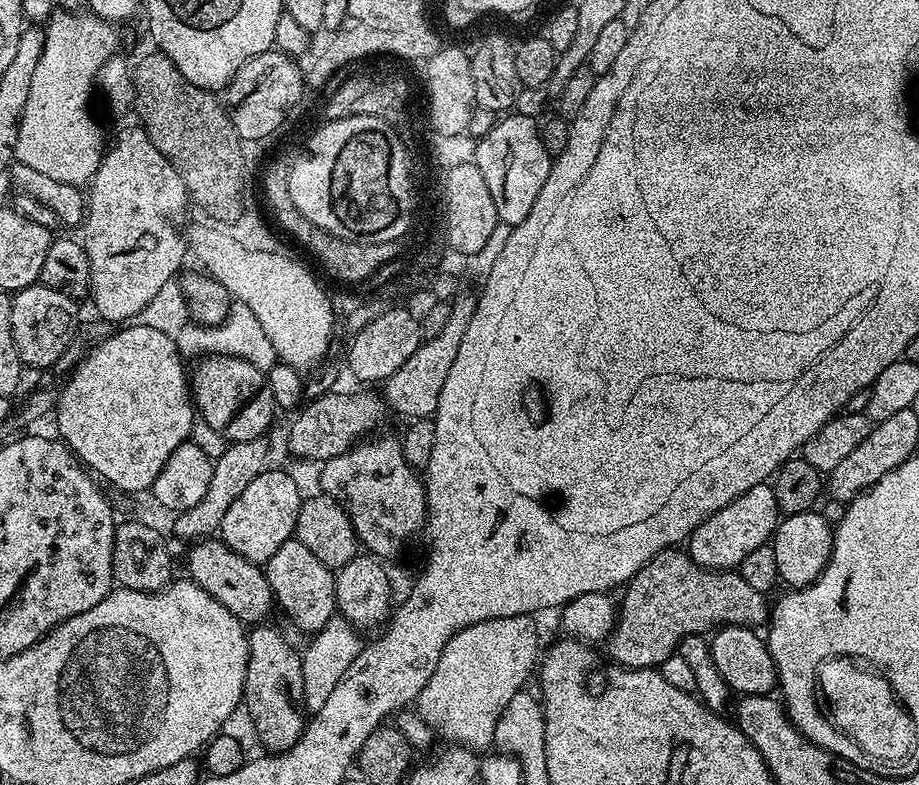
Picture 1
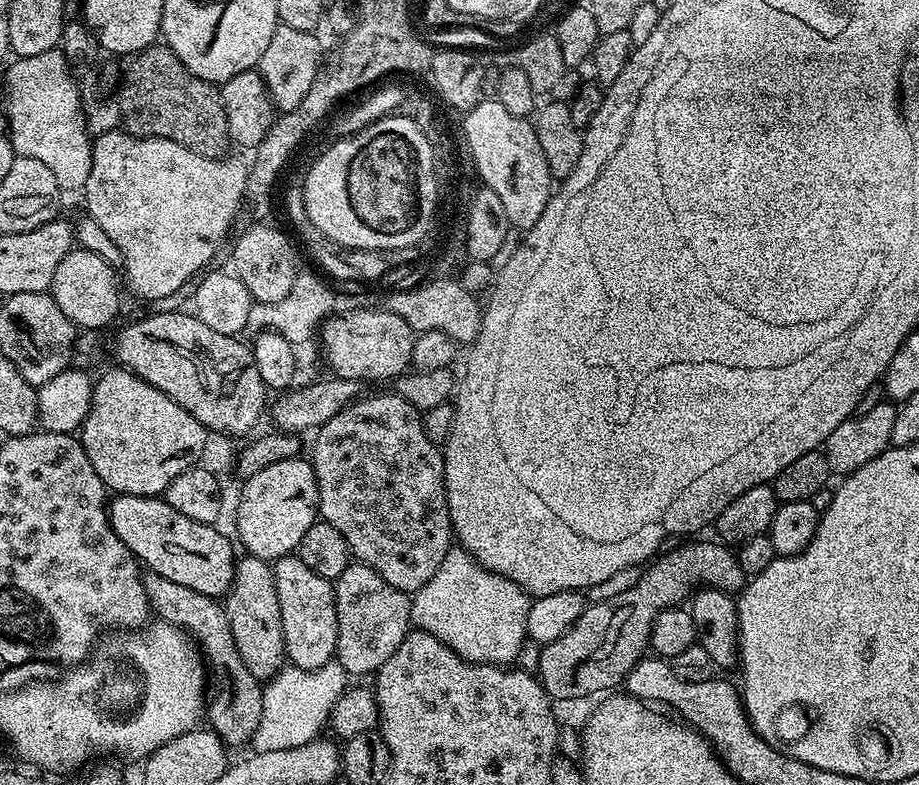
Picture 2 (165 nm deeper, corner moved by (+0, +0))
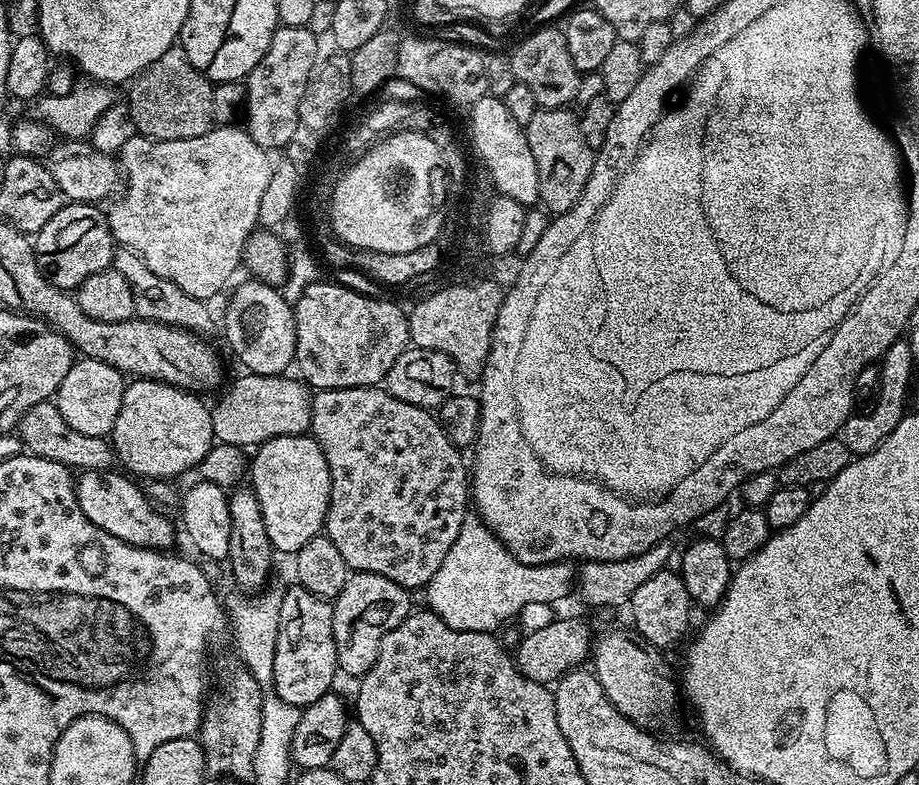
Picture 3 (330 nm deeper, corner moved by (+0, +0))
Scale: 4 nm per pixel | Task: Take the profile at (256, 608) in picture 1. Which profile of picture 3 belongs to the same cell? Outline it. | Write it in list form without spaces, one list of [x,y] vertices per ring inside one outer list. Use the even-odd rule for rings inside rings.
[[[101,470],[79,473],[76,480],[76,497],[78,506],[82,506],[82,514],[94,522],[106,534],[114,534],[114,538],[122,538],[122,542],[133,544],[139,548],[151,548],[153,550],[168,550],[172,544],[172,524],[163,516],[161,509],[153,505],[148,499],[147,491],[140,488],[131,475],[123,471]]]

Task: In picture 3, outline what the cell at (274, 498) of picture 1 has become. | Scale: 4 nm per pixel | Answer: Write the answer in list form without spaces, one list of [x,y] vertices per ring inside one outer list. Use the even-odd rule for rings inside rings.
[[[311,434],[303,436],[279,436],[270,438],[255,449],[256,457],[250,460],[250,487],[256,493],[258,506],[262,506],[262,522],[266,522],[266,534],[277,553],[295,554],[310,542],[310,538],[321,535],[324,519],[330,506],[330,466],[326,466],[326,454]]]

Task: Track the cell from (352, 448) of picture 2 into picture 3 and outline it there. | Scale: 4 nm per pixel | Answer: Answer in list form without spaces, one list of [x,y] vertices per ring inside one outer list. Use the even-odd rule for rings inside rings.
[[[384,386],[319,389],[312,397],[310,434],[319,442],[322,454],[326,454],[326,466],[330,466],[330,506],[328,517],[324,519],[324,528],[330,542],[334,542],[334,546],[338,546],[338,551],[342,553],[342,558],[346,558],[349,569],[352,572],[382,574],[382,578],[390,578],[390,582],[409,590],[427,589],[428,583],[442,566],[442,558],[446,558],[450,546],[454,546],[454,538],[458,538],[462,522],[470,515],[470,468],[467,463],[464,465],[465,453],[454,442],[450,442],[439,419],[429,409],[410,406],[410,402],[394,398]]]

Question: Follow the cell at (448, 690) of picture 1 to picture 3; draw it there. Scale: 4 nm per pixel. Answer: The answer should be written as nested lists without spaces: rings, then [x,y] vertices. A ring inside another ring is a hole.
[[[472,514],[462,522],[454,546],[450,546],[438,574],[428,583],[427,607],[454,630],[495,633],[511,621],[511,616],[519,617],[522,606],[529,602],[555,605],[563,596],[573,595],[576,579],[577,569],[568,562],[523,564],[504,548],[479,516]]]

